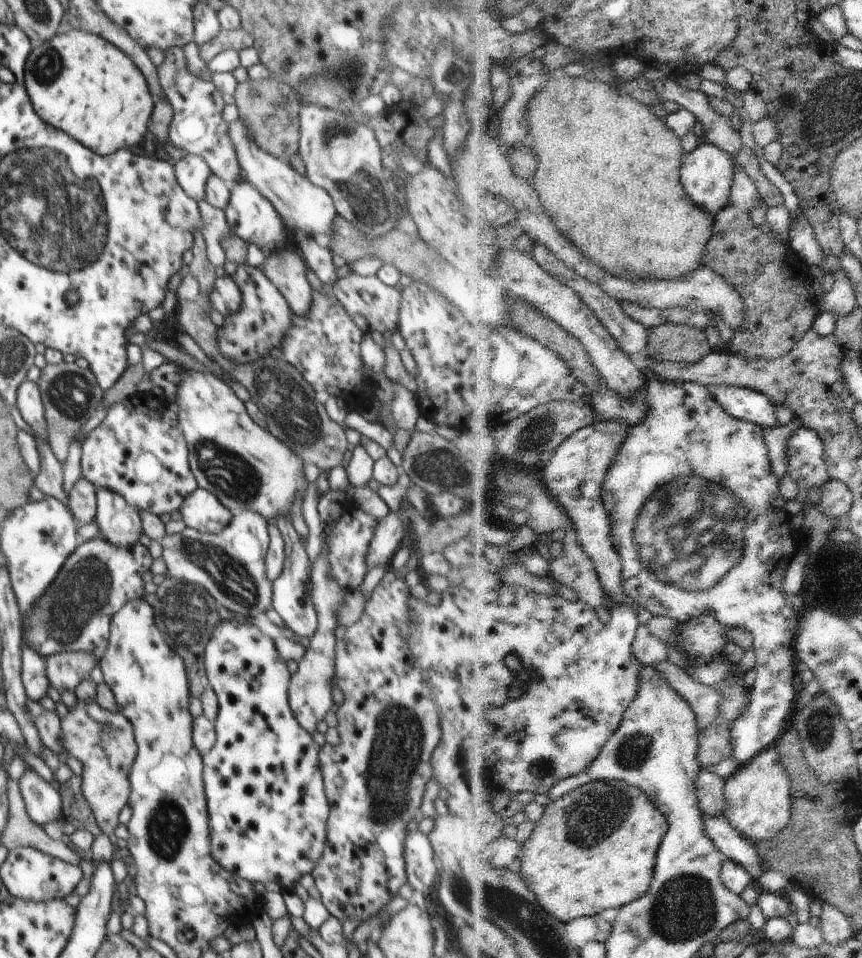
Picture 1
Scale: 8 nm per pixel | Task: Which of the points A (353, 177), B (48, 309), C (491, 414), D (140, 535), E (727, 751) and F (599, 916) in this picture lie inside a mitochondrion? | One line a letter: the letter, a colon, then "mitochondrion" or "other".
A: mitochondrion
B: other
C: other
D: other
E: other
F: other

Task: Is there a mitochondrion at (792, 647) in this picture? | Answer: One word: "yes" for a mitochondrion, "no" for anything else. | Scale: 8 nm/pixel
no

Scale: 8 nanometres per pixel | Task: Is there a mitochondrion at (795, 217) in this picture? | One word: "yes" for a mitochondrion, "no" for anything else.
no

